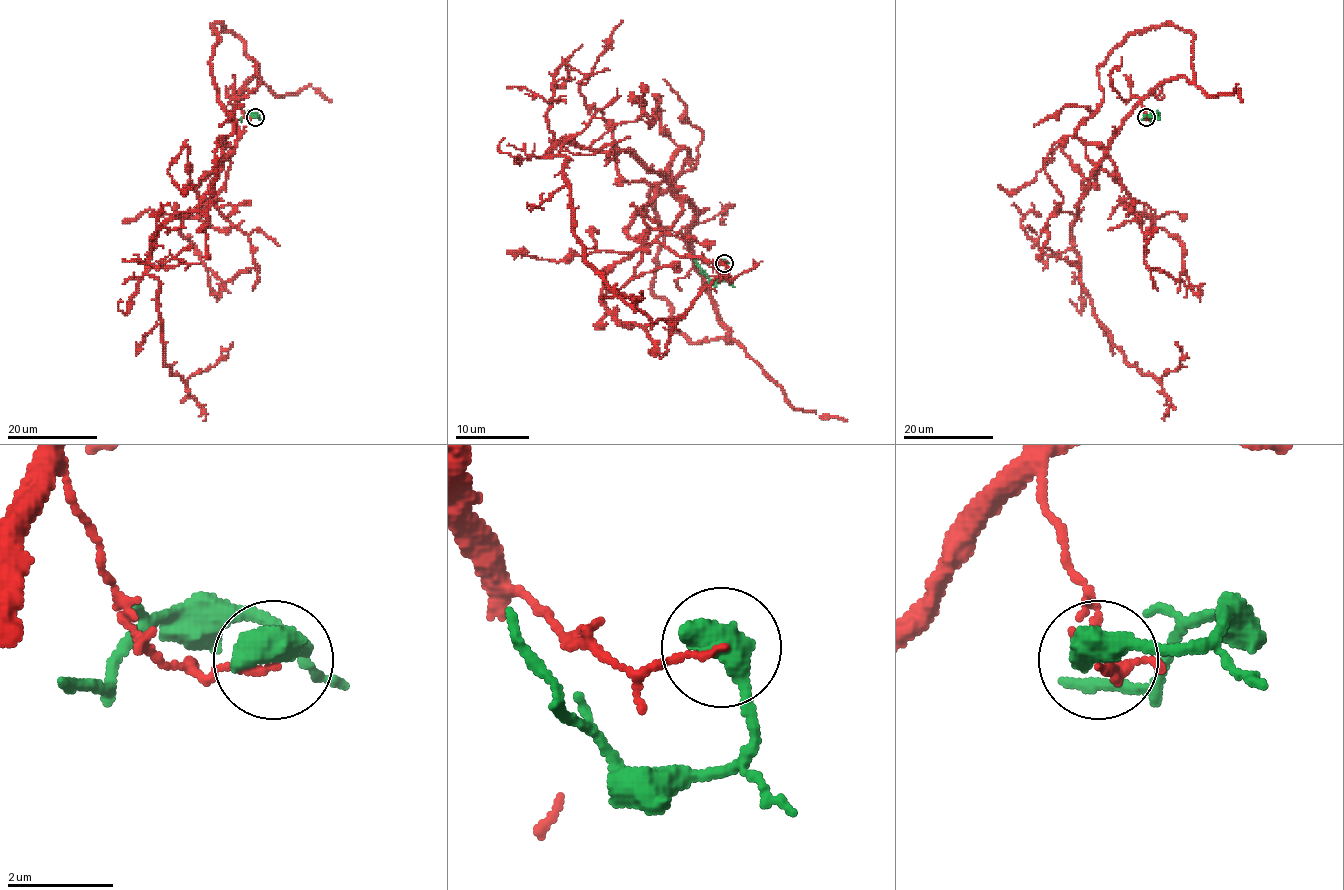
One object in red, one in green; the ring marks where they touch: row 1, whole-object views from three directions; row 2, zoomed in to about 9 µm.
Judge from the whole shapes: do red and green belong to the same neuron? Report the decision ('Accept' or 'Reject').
Reject

